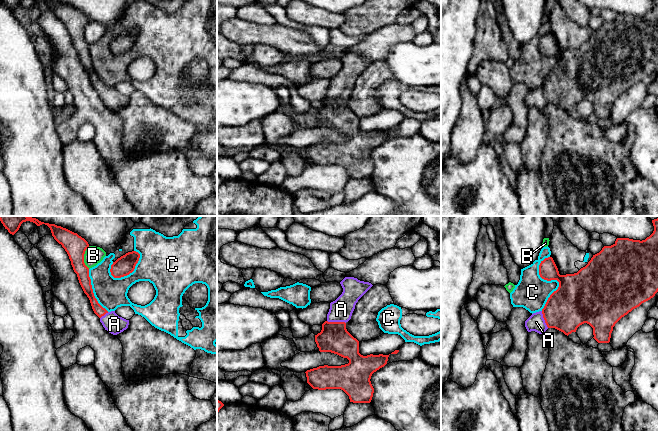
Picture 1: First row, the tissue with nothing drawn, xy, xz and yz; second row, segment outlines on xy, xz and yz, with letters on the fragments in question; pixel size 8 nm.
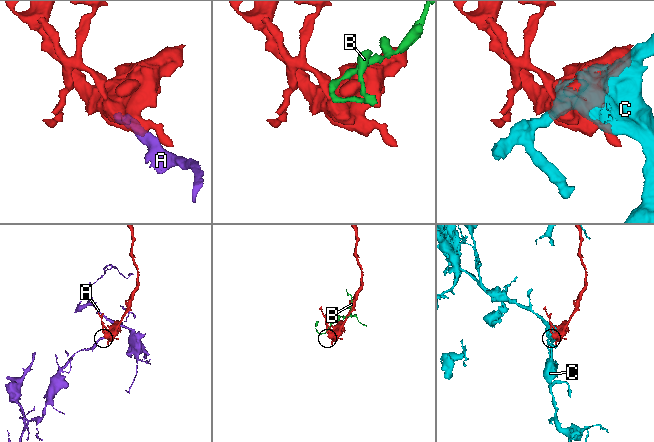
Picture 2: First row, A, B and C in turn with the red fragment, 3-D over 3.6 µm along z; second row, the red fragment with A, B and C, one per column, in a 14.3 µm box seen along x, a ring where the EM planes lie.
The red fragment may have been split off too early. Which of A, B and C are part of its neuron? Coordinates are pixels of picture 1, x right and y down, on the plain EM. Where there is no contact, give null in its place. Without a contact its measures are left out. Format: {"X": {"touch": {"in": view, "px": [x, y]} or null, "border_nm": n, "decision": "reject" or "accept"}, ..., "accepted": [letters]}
{"A": {"touch": {"in": "xz", "px": [336, 98]}, "border_nm": 150, "decision": "accept"}, "B": {"touch": {"in": "xy", "px": [83, 33]}, "border_nm": 180, "decision": "reject"}, "C": {"touch": {"in": "yz", "px": [552, 55]}, "border_nm": 440, "decision": "reject"}, "accepted": ["A"]}

